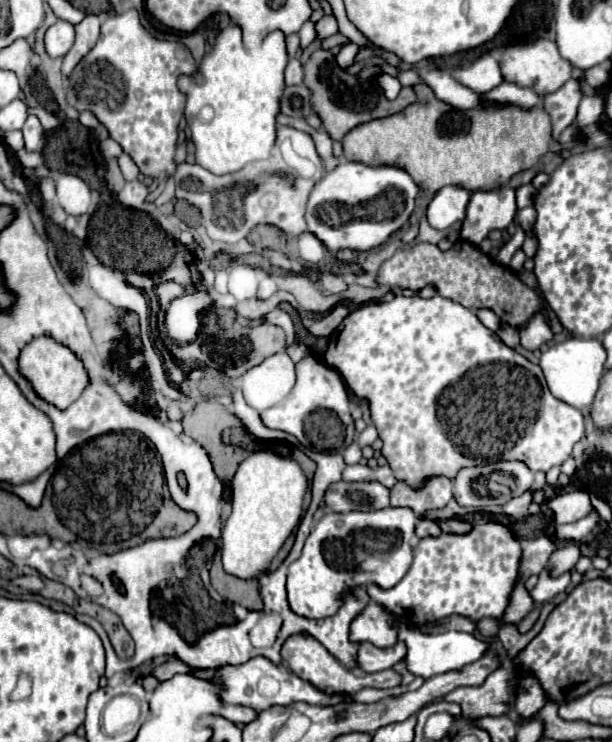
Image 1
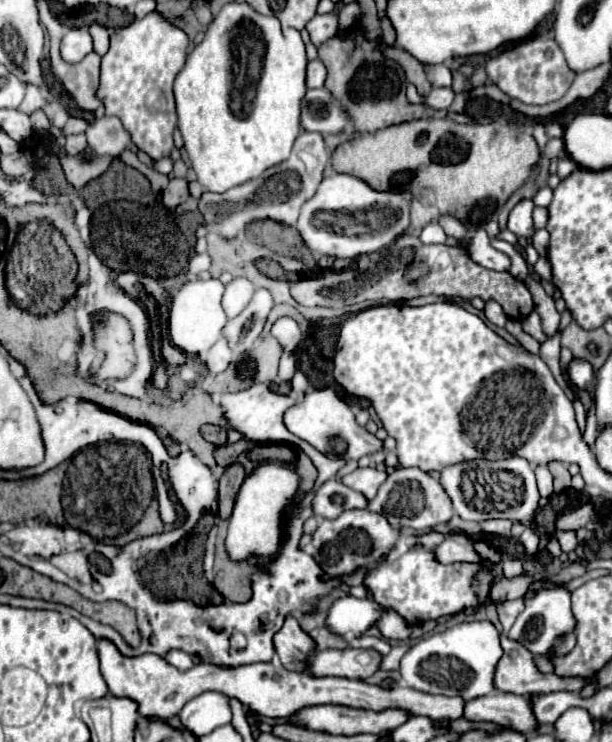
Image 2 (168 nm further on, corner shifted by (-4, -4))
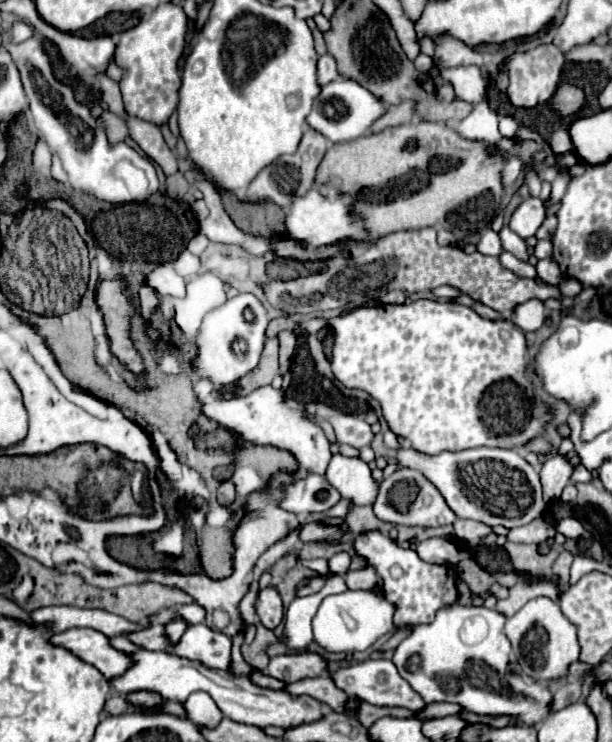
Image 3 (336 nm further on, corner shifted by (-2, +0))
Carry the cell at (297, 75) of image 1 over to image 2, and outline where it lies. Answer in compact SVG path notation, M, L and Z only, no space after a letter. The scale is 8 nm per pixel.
M320 60L308 62L308 88L324 88L326 74L326 66Z

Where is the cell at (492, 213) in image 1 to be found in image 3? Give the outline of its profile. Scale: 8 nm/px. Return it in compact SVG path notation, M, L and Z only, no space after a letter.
M530 196L528 200L524 200L512 214L510 218L510 230L516 232L520 238L530 238L536 234L536 230L540 228L540 224L546 218L546 210L542 206L540 198Z

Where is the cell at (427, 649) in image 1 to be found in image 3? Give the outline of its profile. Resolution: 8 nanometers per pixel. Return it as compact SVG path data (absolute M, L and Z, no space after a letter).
M446 606L436 614L434 622L416 626L412 634L402 640L402 644L394 652L392 662L398 668L400 676L412 686L412 690L416 690L424 698L424 702L456 702L464 710L474 714L510 714L514 720L536 726L550 714L552 692L544 682L530 682L524 680L520 674L508 670L512 648L510 640L504 636L504 622L506 618L500 612L490 610L486 606Z

